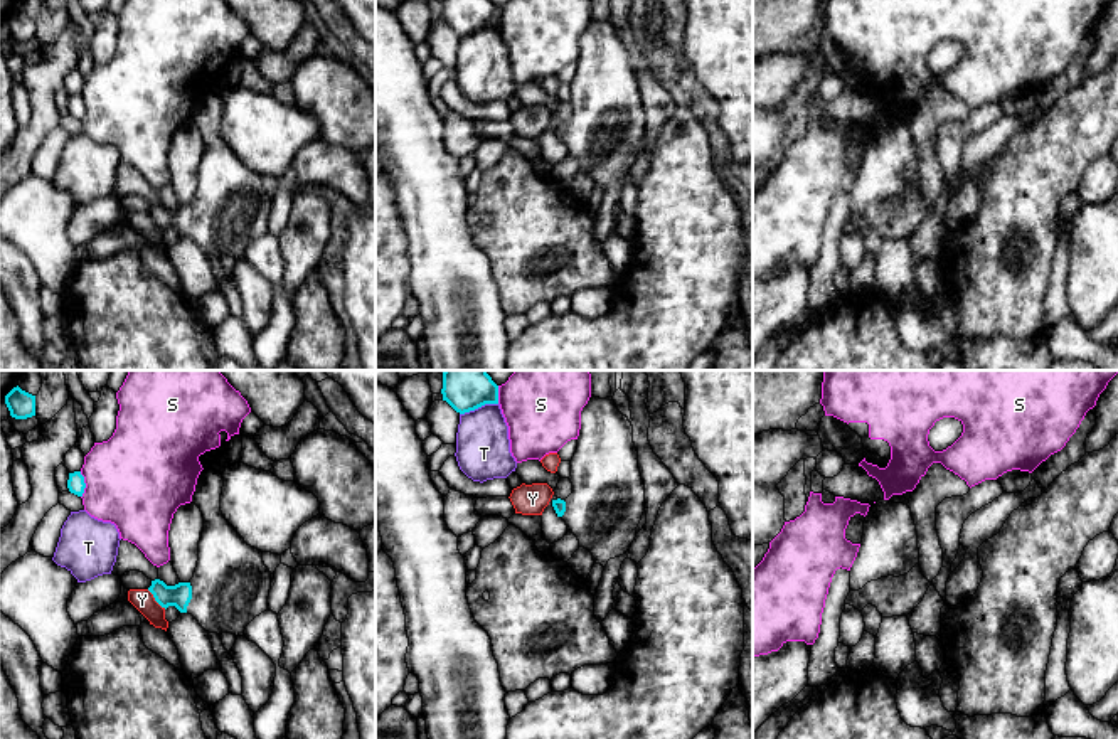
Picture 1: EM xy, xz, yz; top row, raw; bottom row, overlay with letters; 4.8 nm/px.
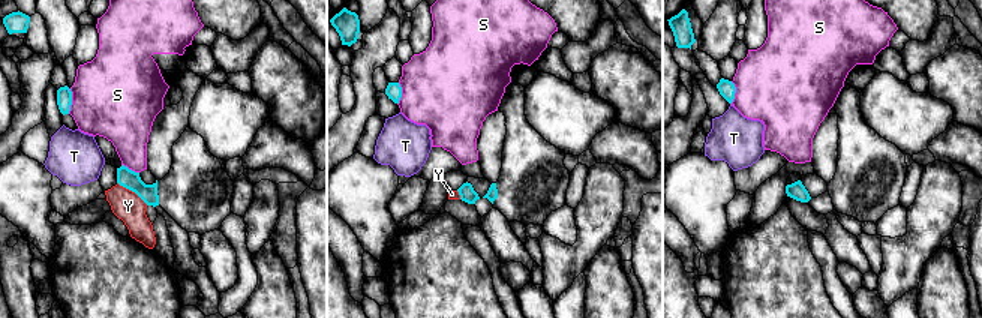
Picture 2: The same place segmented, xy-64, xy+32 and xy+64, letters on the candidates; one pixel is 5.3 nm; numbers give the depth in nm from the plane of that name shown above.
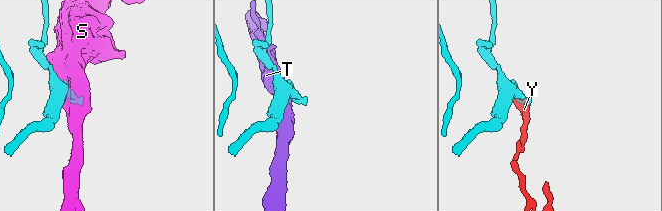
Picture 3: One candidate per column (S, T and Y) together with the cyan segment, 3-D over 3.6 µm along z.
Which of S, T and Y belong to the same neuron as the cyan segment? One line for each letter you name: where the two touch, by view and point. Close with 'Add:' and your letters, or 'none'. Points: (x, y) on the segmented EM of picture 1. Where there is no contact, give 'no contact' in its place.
Add: none

